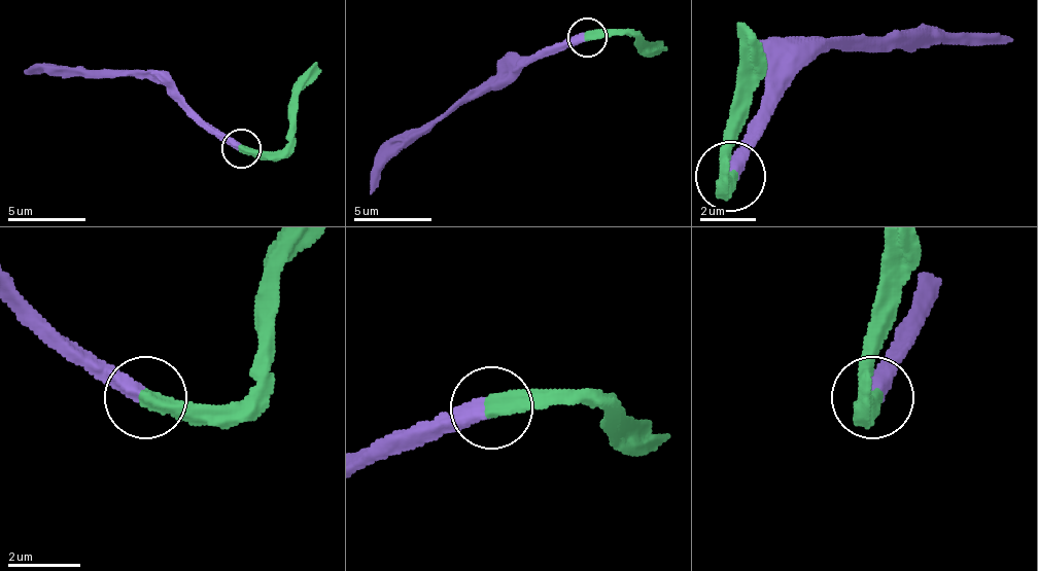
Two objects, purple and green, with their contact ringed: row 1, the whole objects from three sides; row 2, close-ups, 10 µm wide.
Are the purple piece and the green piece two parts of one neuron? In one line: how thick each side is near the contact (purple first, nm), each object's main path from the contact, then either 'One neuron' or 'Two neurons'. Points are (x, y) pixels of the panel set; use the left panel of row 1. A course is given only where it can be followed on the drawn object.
Thickness 440 nm (purple) against 460 nm. Course of purple: (240, 147), (216, 139), (162, 84), (138, 76), (25, 73). Course of green: (240, 147), (283, 147), (295, 84), (318, 61). One neuron

